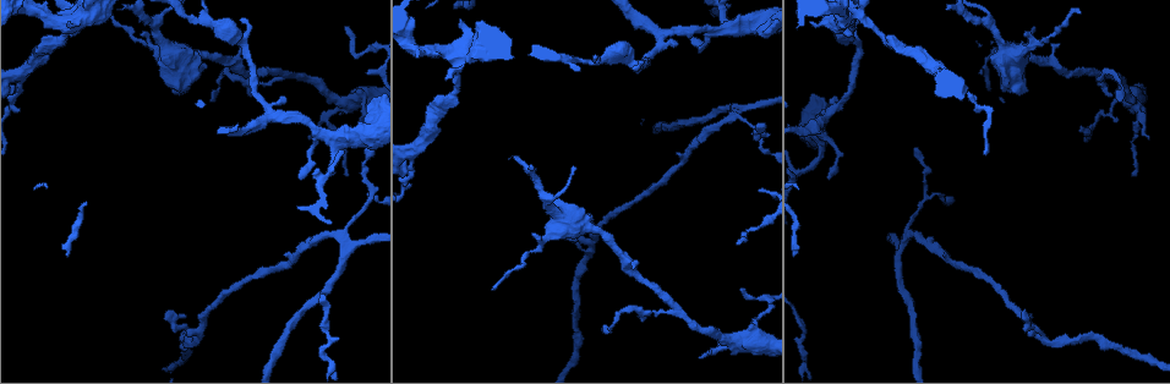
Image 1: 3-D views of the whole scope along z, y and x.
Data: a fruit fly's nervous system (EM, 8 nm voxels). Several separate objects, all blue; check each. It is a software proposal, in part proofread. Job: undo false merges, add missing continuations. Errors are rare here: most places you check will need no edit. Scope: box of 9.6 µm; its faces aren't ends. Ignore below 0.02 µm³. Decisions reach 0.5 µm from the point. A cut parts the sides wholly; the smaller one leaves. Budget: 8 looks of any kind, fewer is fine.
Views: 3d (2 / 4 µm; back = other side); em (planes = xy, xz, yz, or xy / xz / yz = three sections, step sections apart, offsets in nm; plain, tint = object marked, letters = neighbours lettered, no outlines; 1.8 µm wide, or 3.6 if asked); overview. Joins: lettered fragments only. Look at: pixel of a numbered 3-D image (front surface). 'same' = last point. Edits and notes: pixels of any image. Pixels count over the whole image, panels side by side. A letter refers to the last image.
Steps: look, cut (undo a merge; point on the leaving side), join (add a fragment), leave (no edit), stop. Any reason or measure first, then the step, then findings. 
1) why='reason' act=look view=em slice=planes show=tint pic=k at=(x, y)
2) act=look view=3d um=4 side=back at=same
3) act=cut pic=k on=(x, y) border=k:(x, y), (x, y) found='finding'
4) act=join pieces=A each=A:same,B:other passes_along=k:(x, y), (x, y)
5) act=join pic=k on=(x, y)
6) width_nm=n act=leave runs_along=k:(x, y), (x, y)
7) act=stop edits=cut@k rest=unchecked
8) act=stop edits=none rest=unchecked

act=look view=3d um=2 pic=1 at=(286, 74)

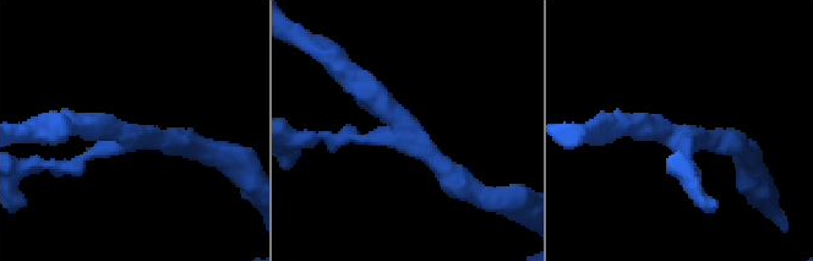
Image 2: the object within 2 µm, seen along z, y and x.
arms=3 why='now the EM' act=look view=em slice=yz step=4 show=tint pic=2 at=(127, 132)

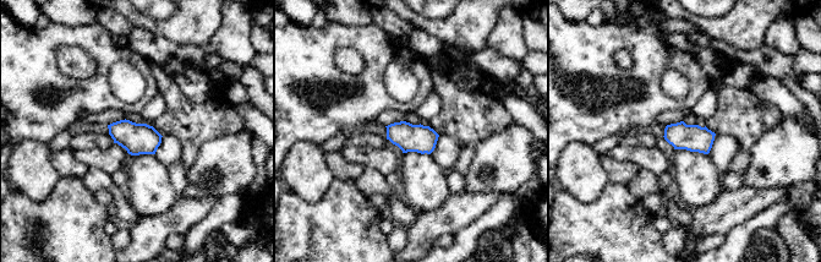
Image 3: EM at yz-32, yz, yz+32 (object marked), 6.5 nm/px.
act=look view=em slice=planes show=letters at=same

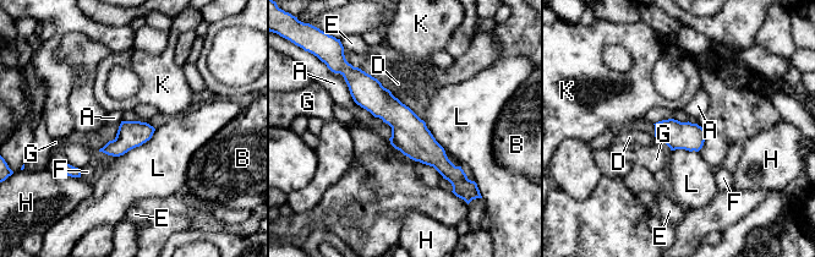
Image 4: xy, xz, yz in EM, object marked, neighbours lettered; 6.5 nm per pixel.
width_nm=180 act=leave each=A:other,B:other,D:other,E:other,F:other,G:other,H:other,K:other,L:other border=4:(342, 74), (351, 98), (375, 118) found='all the same cell'

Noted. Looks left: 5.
why='sudden change in width' act=look view=em slice=planes show=letters pic=1 at=(214, 56)

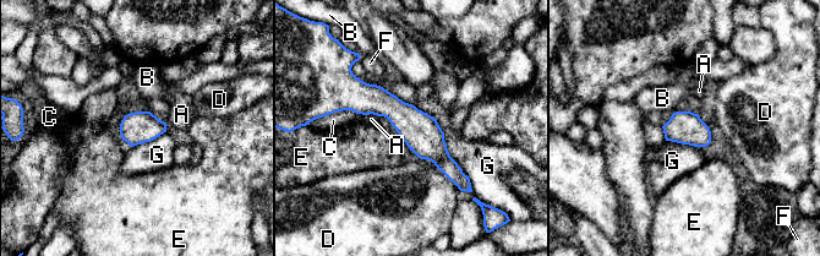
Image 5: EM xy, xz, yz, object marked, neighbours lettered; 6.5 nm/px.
longest_contact=D:340nm act=leave each=A:other,B:other,C:other,D:other,E:other,F:other,G:other found='continuous, no second cell'

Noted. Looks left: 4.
why='abrupt turn' act=look view=em slice=yz step=16 show=letters pic=1 at=(930, 195)

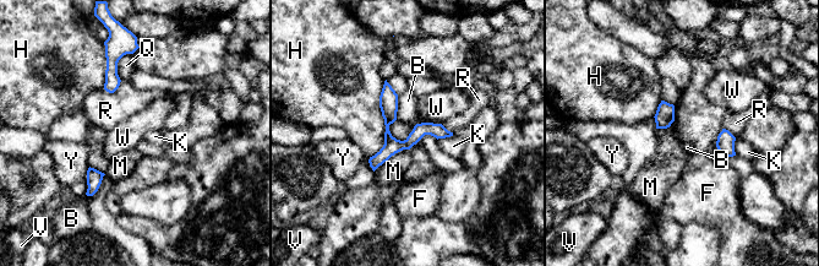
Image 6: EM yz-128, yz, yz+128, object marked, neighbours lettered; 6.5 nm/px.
act=leave each=B:other,F:other,H:other,K:other,M:other,Q:other,R:other,V:other,W:other,Y:other runs_along=6:(386, 87), (388, 150), (373, 164) found='one cell here'

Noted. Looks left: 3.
act=stop edits=none rest=unchecked

